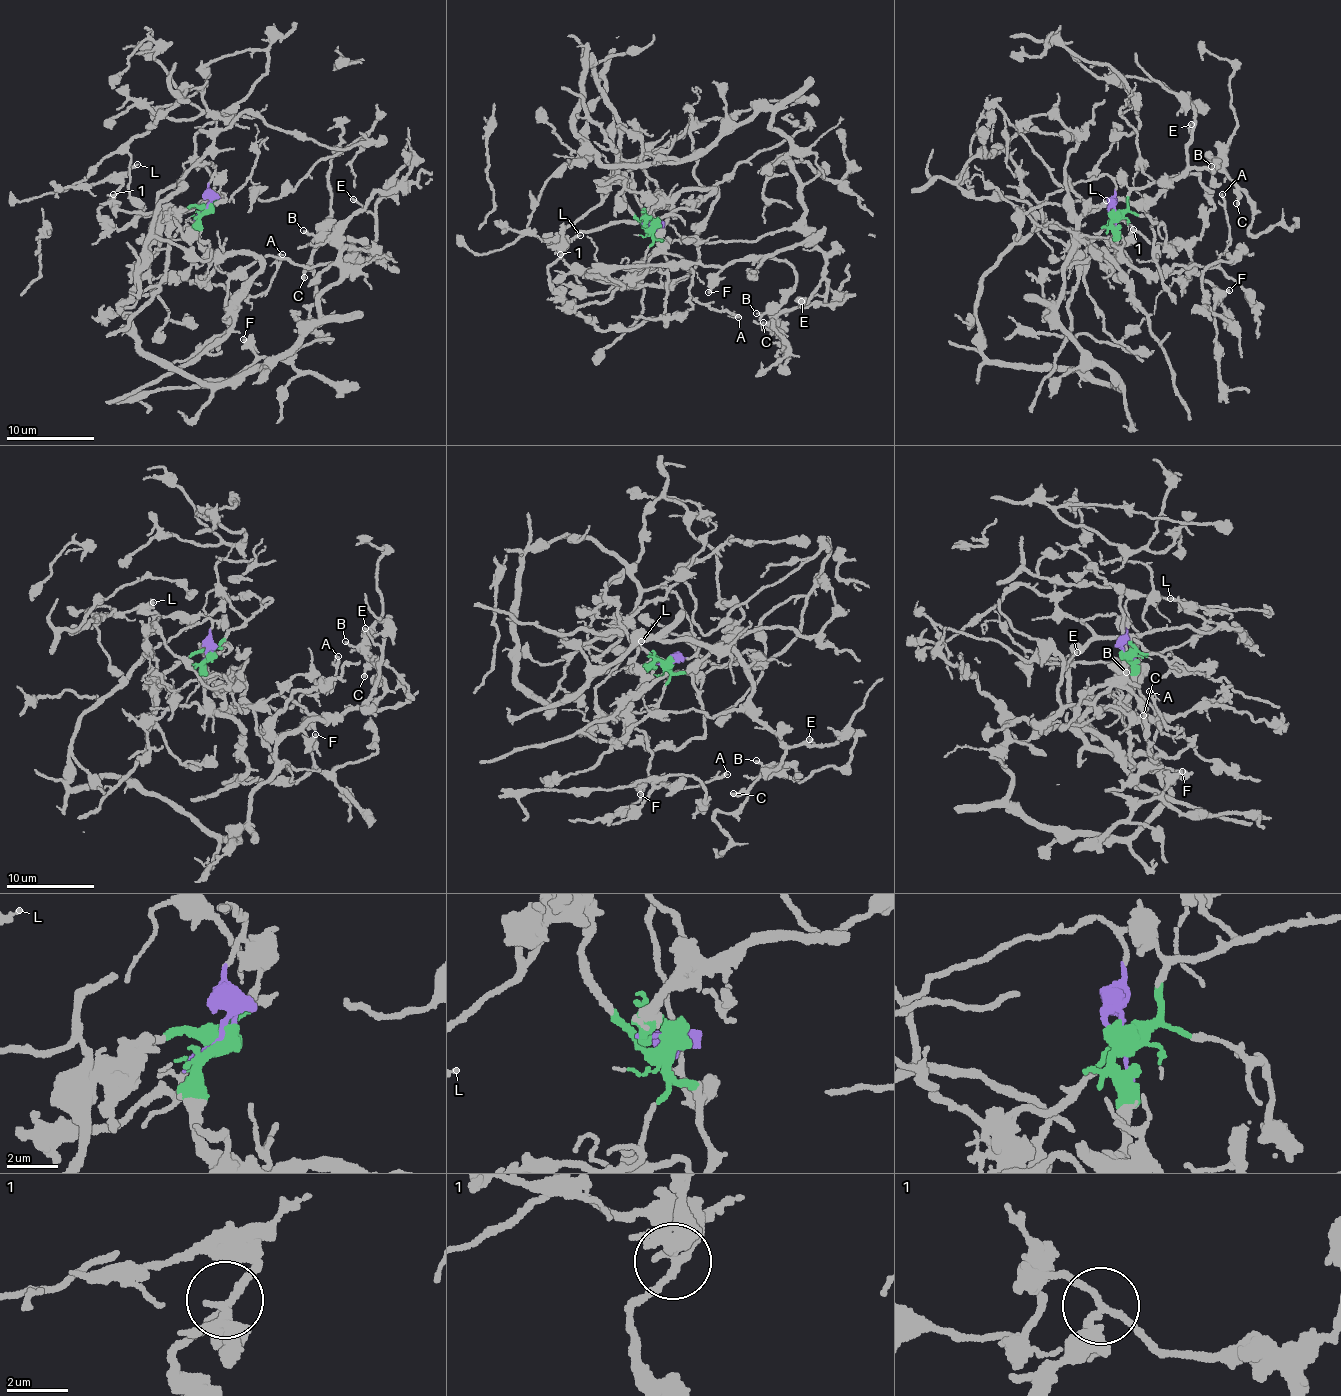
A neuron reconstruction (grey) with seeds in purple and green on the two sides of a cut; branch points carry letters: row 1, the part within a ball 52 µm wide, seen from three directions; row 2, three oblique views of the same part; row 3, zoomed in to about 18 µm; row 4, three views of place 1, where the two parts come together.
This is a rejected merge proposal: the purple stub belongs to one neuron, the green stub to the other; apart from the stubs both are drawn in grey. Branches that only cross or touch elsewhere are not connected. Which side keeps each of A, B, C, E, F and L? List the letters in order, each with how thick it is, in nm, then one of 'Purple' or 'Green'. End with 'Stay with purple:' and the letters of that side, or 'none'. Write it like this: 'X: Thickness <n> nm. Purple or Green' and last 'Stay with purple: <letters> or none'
A: Thickness 200 nm. Green
B: Thickness 170 nm. Purple
C: Thickness 280 nm. Purple
E: Thickness 160 nm. Purple
F: Thickness 320 nm. Purple
L: Thickness 200 nm. Green
Stay with purple: B, C, E, F

